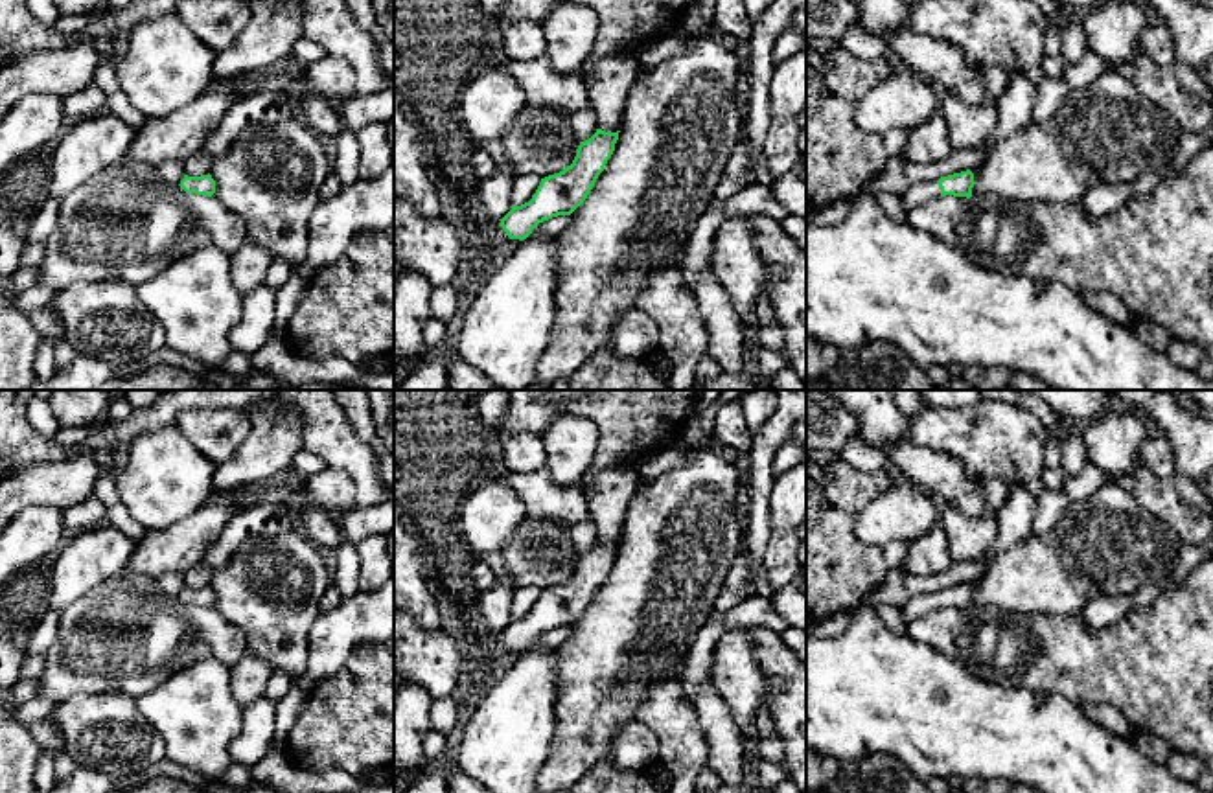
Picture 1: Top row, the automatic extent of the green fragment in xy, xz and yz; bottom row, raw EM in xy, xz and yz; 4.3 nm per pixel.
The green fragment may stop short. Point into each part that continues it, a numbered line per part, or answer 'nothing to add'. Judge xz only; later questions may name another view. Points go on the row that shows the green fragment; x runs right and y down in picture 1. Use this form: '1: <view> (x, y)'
nothing to add

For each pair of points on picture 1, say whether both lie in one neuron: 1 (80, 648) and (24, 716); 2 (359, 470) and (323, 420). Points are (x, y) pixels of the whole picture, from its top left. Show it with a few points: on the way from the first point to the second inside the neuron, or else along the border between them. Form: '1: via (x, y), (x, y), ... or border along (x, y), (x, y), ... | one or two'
1: border along (39, 694), (56, 703) | two
2: via (352, 457), (328, 433) | one

